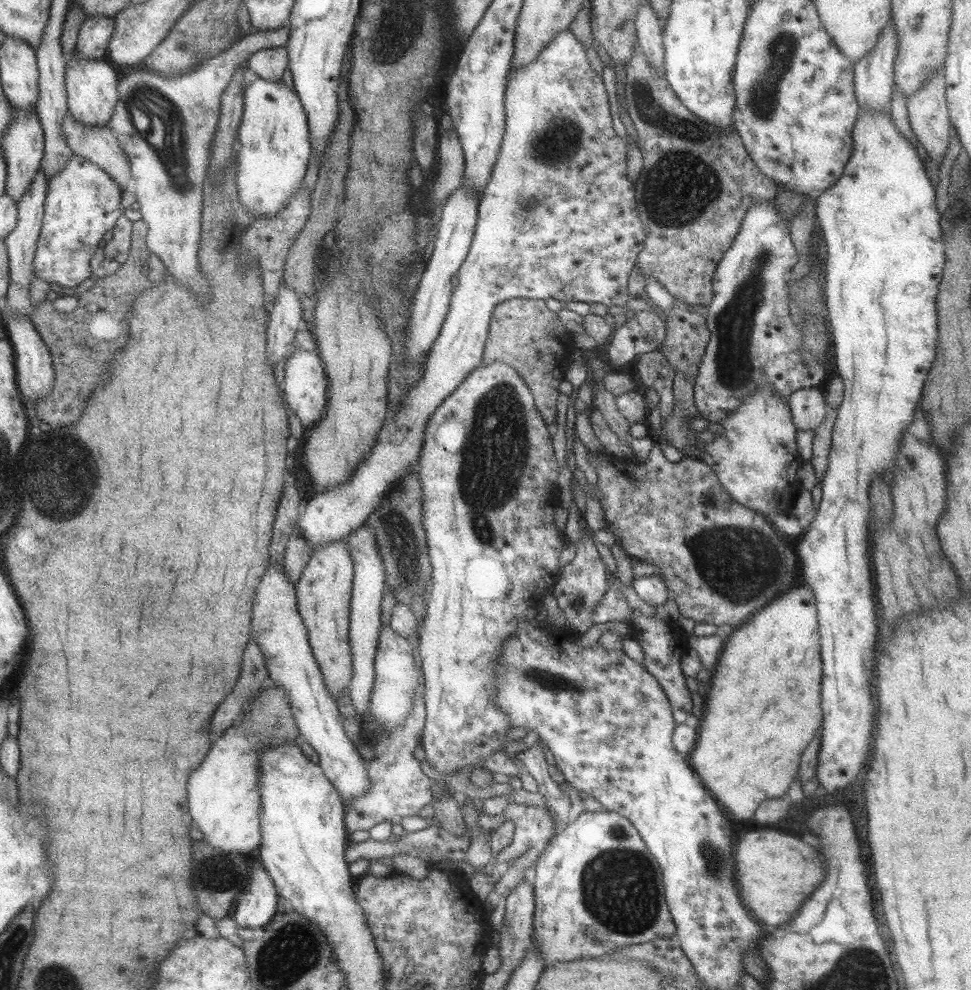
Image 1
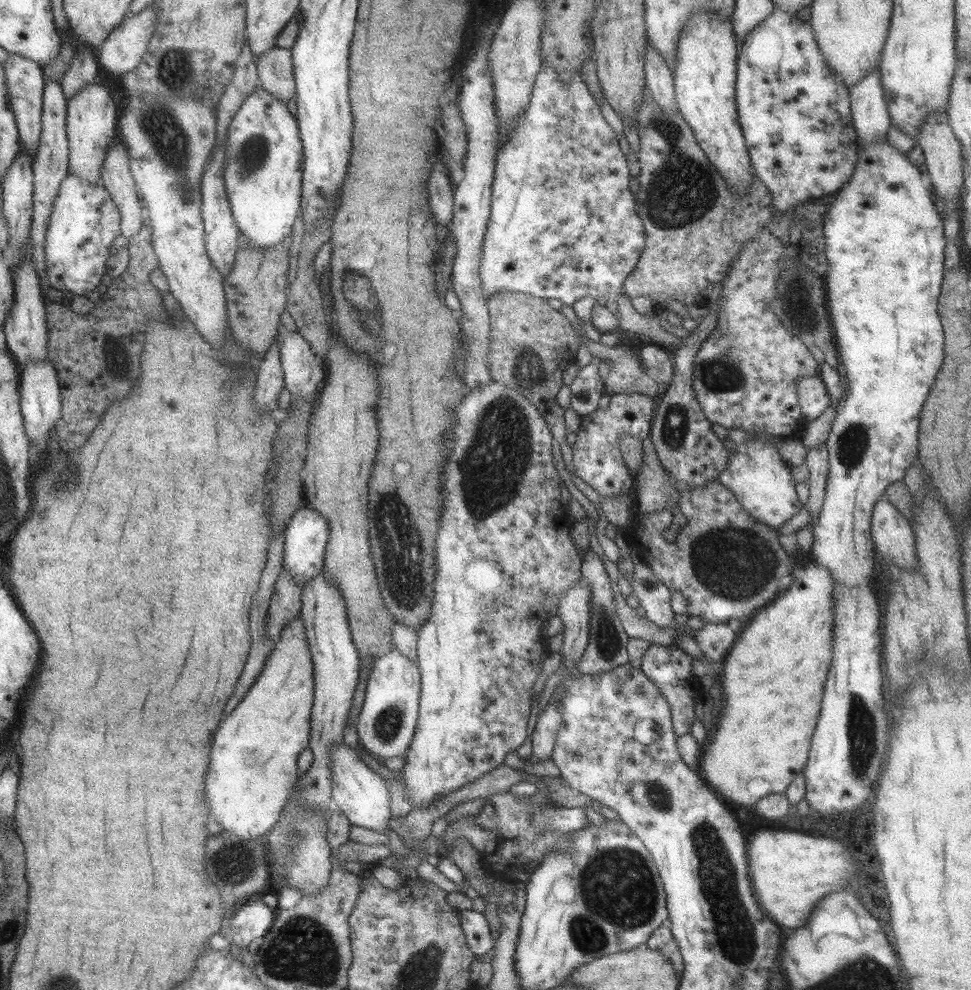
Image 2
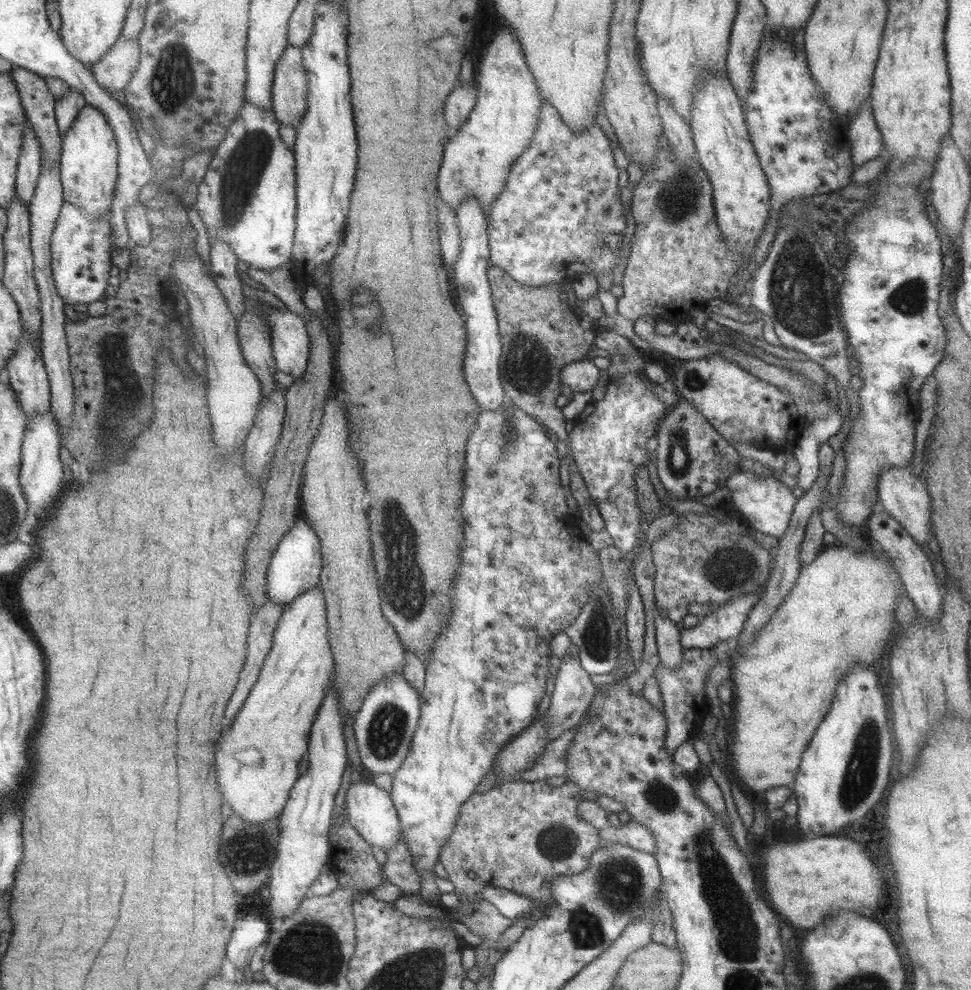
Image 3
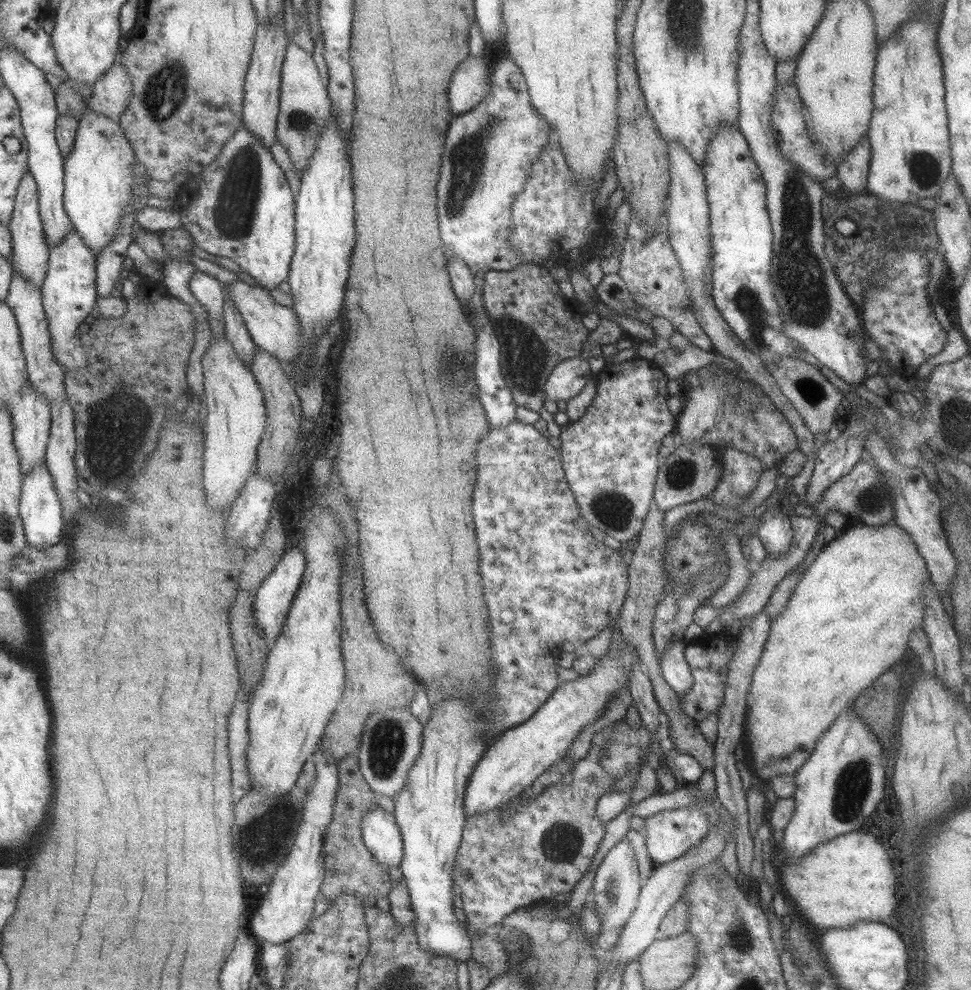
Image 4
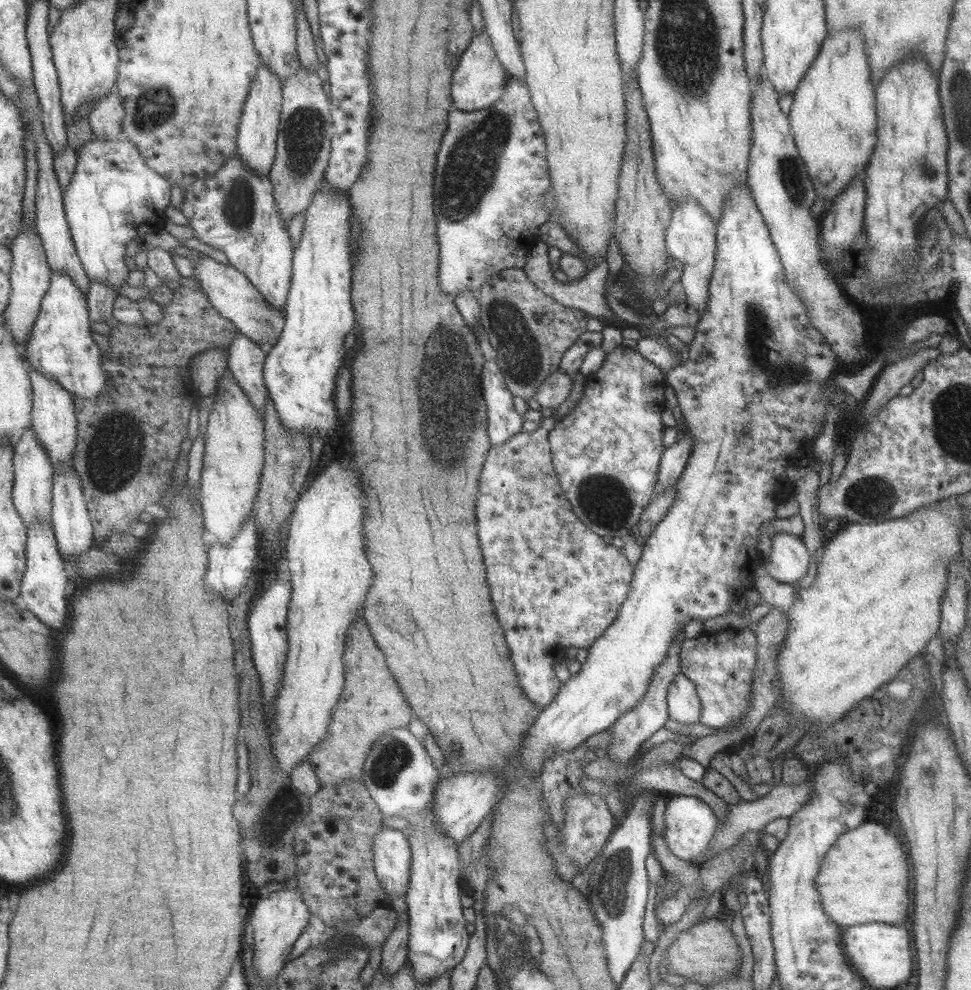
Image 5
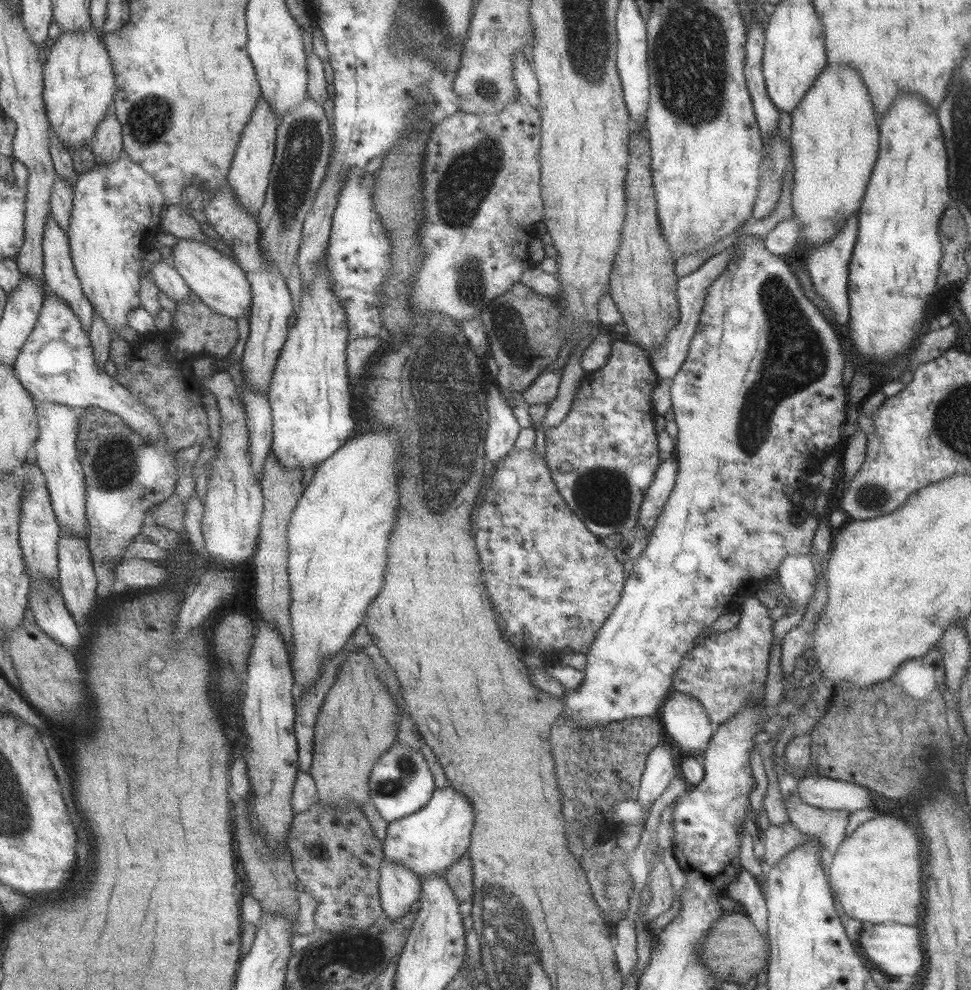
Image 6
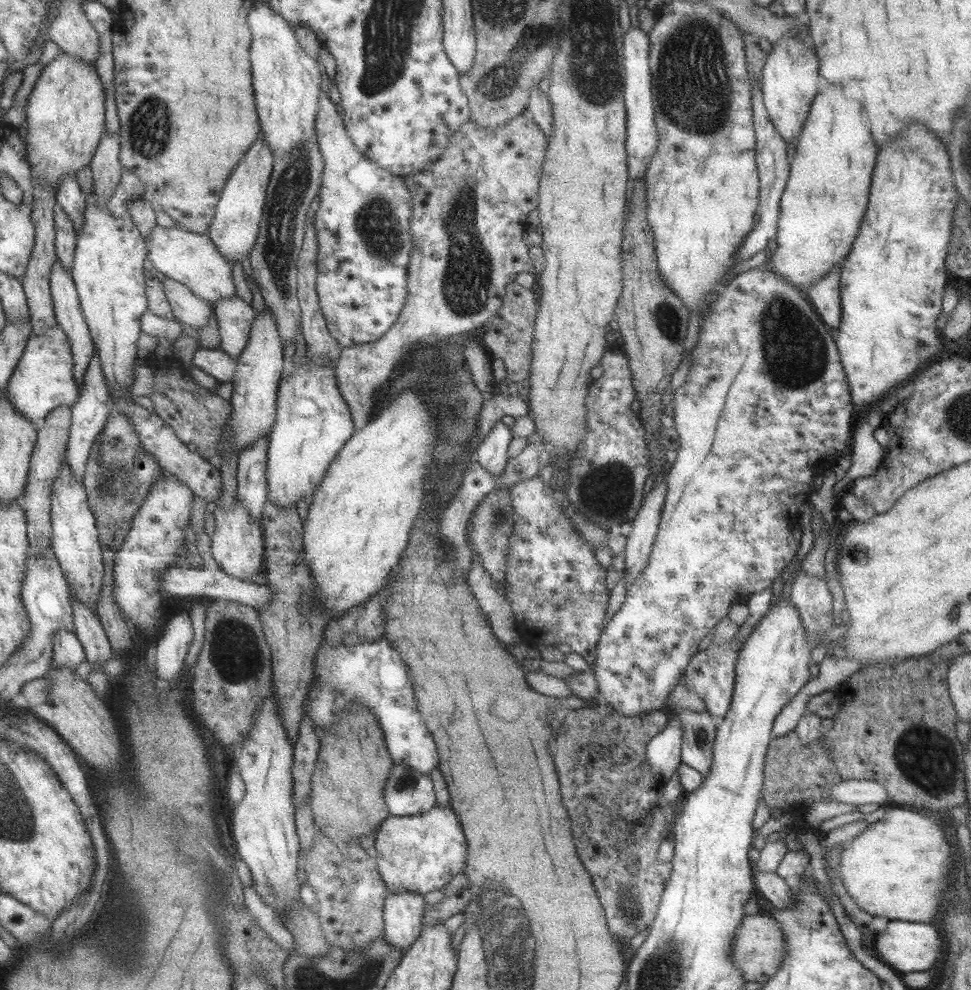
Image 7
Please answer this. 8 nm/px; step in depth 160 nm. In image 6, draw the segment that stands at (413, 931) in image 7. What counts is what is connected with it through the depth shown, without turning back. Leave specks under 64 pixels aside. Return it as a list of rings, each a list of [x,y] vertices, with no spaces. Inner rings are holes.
[[[382,859],[379,866],[380,908],[389,920],[401,919],[419,899],[419,879],[402,864]]]

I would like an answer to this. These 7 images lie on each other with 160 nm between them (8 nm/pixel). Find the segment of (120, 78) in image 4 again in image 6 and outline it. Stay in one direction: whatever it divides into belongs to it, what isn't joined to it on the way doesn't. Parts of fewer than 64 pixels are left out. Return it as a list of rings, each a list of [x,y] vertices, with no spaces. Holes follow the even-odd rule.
[[[114,113],[101,119],[92,138],[86,144],[91,149],[96,164],[111,164],[123,155],[121,129]]]

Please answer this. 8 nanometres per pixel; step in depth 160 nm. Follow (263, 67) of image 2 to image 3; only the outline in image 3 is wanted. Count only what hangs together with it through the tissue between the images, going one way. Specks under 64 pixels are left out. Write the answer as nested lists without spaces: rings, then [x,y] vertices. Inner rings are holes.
[[[287,46],[275,63],[271,85],[272,113],[282,127],[296,128],[306,113],[308,84],[301,49]]]

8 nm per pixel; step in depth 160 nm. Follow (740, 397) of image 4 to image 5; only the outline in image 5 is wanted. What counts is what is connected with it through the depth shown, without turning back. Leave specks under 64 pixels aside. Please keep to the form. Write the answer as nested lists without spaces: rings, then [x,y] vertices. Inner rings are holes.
[[[689,433],[679,435],[672,445],[664,448],[657,470],[655,493],[664,492],[681,476],[687,460],[689,460],[689,452],[693,450],[690,436]]]

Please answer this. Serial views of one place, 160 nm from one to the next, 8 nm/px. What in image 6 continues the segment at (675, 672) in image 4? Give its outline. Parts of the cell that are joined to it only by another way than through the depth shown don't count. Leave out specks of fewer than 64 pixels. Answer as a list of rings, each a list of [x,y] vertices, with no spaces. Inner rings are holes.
[[[671,691],[659,708],[657,717],[669,738],[683,756],[699,758],[711,738],[711,724],[698,699]]]

